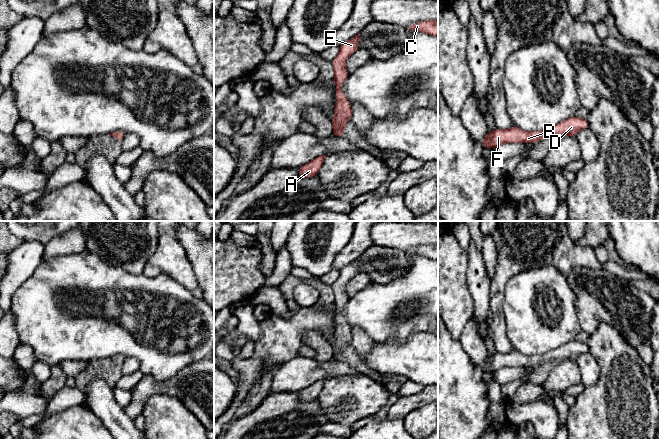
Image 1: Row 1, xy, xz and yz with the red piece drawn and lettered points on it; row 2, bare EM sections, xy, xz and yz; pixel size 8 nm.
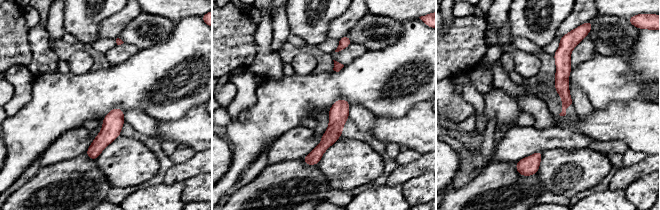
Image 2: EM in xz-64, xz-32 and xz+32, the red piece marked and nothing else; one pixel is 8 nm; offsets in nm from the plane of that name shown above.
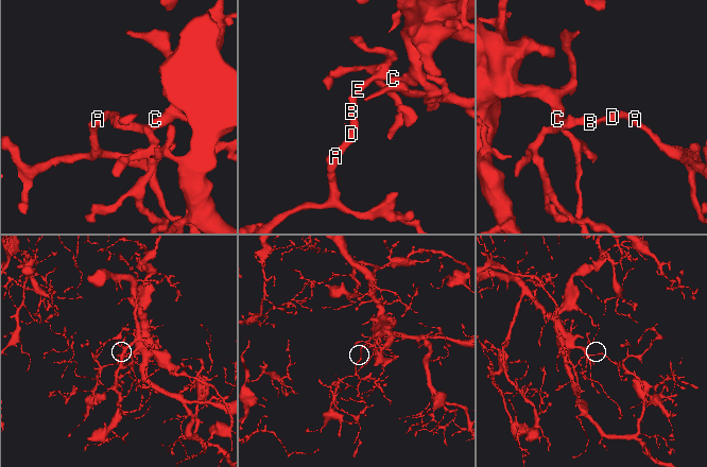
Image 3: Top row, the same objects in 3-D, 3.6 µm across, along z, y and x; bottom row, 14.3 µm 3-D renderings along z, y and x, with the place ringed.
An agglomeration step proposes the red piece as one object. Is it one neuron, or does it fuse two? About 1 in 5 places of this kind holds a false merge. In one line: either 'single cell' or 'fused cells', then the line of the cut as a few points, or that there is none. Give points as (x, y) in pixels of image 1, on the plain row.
single cell; cut none

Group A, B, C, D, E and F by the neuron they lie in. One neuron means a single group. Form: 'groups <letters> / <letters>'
groups A B C D E F

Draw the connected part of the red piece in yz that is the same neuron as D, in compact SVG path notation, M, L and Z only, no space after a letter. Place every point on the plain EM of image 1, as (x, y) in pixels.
M573 340L544 355L525 356L516 350L510 353L495 352L492 357L487 355L482 368L485 373L498 371L503 367L538 367L548 360L576 360L583 353L588 353L589 347L586 343Z

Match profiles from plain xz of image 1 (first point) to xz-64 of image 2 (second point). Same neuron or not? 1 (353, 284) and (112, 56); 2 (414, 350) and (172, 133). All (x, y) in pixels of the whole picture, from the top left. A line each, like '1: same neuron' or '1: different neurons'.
1: same neuron
2: same neuron

